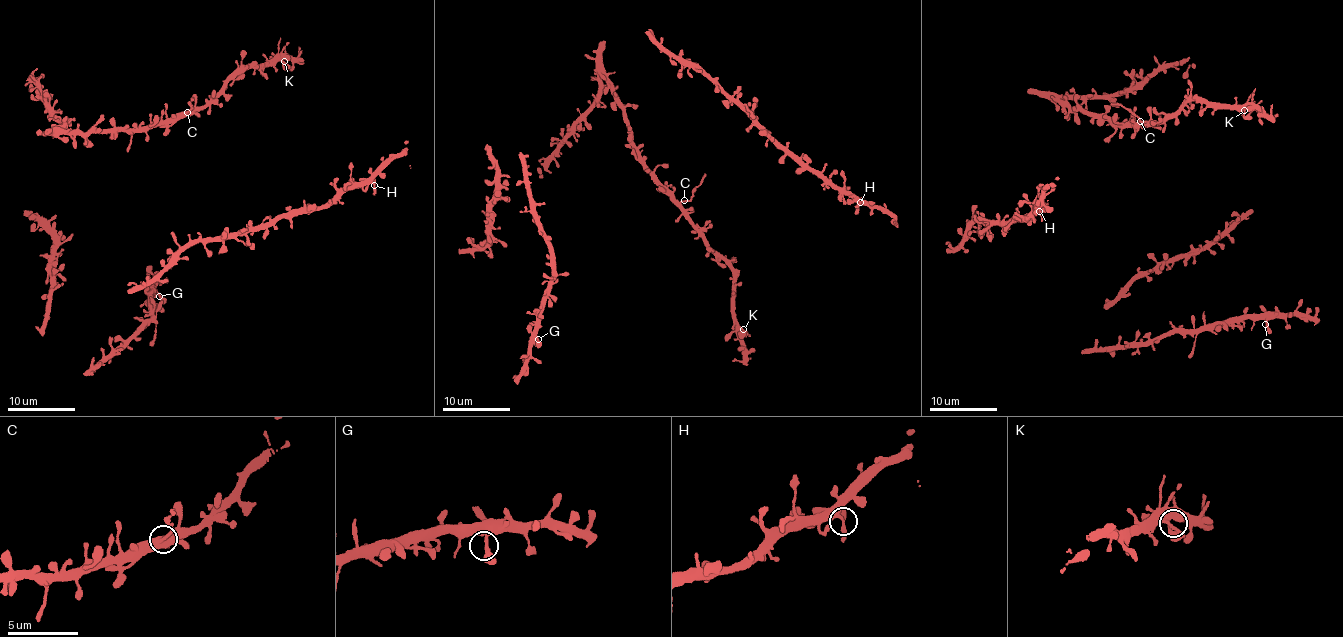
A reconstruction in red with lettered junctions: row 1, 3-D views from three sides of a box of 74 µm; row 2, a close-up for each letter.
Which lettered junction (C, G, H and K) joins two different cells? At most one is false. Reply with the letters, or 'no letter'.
C

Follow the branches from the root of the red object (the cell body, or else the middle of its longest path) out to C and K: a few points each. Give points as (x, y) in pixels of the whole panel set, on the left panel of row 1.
C: (67, 130), (157, 127), (170, 124), (187, 112)
K: (67, 130), (131, 129), (166, 124), (196, 112), (245, 68), (270, 60), (284, 61)

